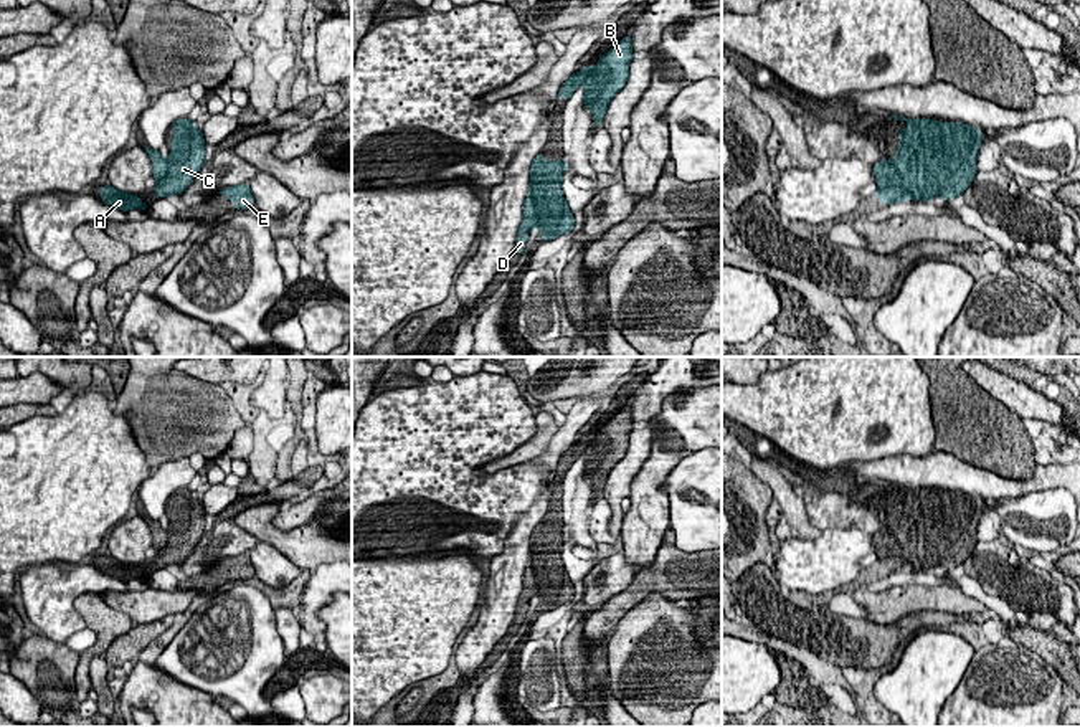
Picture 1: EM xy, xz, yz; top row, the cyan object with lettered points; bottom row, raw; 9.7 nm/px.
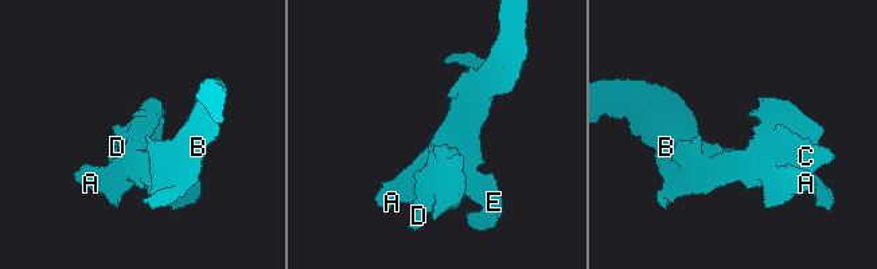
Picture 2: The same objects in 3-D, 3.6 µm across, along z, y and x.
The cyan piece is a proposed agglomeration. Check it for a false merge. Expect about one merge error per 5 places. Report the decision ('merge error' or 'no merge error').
merge error

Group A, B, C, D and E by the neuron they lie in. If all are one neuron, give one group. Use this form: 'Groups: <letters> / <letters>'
Groups: A B C E / D

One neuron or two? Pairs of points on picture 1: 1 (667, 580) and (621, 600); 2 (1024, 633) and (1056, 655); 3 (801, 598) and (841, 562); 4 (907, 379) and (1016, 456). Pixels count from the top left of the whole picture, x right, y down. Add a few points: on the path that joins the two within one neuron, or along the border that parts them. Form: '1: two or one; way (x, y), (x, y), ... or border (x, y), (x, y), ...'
1: one; way (656, 580), (648, 580), (633, 595)
2: one; way (1032, 638), (1047, 646)
3: two; border (791, 589), (824, 597)
4: two; border (925, 374), (935, 433)

